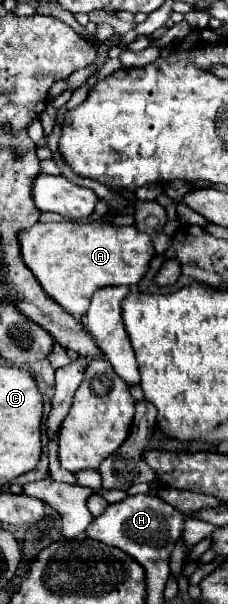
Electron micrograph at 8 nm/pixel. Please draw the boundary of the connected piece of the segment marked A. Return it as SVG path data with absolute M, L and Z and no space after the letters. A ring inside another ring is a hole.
M35 223L29 231L19 233L21 257L31 269L43 291L63 305L73 317L83 317L89 309L89 297L103 287L137 285L155 257L151 237L131 227L111 227L95 223Z

